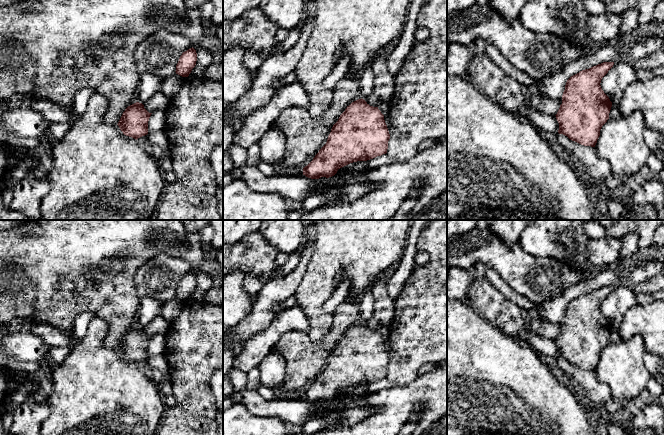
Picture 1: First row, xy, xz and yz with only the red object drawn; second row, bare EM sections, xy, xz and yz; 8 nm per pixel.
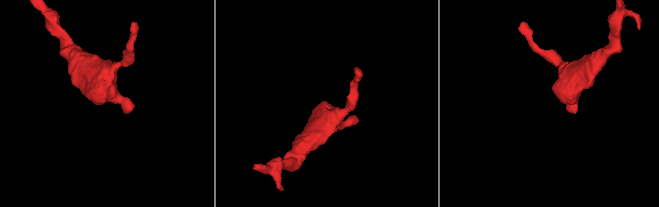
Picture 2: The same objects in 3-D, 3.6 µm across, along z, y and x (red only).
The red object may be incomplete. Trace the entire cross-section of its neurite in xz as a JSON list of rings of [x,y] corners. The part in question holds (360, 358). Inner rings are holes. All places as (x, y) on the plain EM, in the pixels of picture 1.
[[[364,323],[352,326],[333,349],[326,368],[313,384],[303,392],[303,399],[311,403],[332,401],[337,395],[353,386],[367,385],[387,377],[390,358],[384,339],[378,331],[370,330]]]

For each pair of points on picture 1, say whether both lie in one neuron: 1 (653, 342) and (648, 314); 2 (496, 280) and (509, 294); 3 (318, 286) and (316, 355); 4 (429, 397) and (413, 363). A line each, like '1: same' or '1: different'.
1: same
2: same
3: different
4: different

